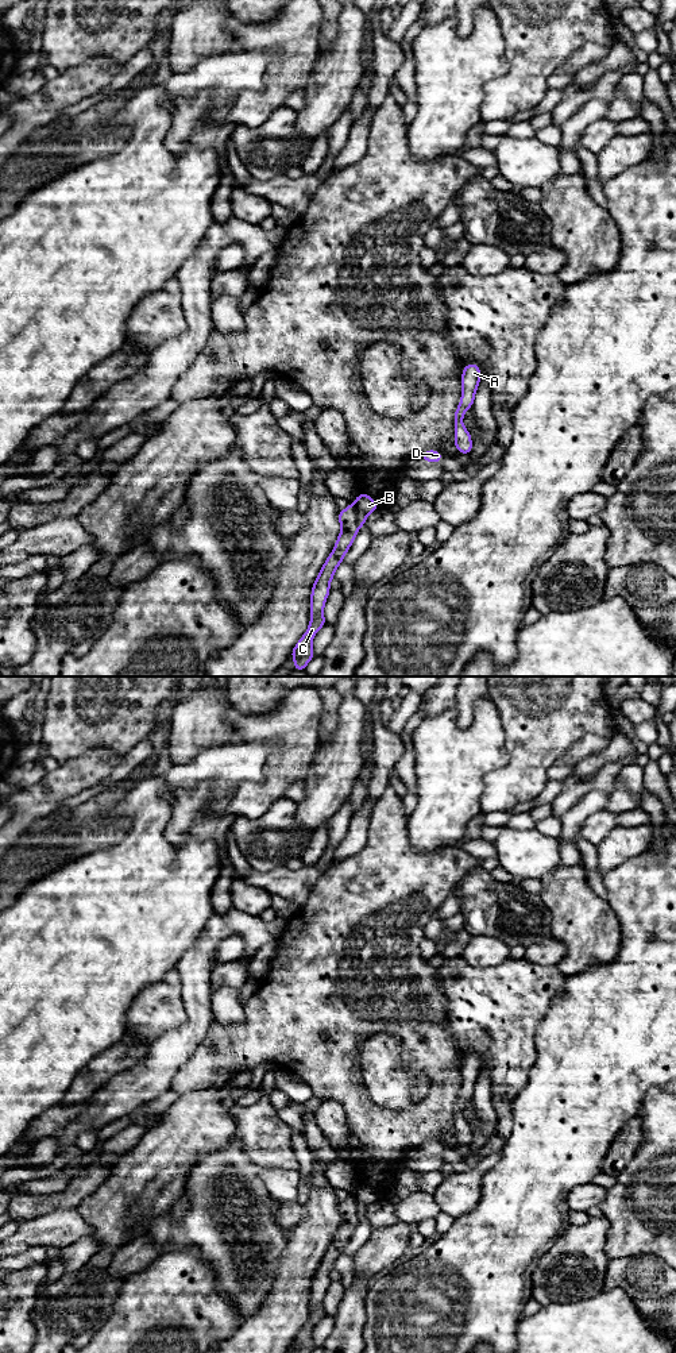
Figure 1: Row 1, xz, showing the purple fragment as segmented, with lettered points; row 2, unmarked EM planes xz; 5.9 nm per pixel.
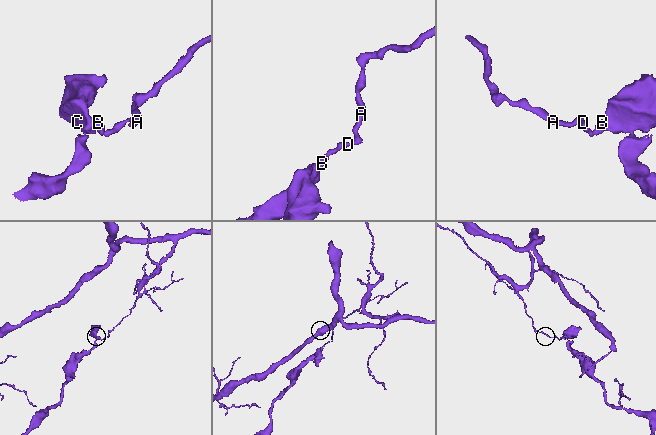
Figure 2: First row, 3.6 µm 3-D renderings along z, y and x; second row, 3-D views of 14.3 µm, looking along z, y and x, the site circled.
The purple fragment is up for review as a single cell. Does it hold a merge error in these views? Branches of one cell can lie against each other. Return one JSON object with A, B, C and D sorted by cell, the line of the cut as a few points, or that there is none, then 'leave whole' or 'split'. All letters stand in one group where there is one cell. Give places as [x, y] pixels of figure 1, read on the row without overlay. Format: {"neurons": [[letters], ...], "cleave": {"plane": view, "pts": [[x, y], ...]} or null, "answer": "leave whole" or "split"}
{"neurons": [["A", "B", "D"], ["C"]], "cleave": {"plane": "xz", "pts": [[351, 1195], [360, 1218]]}, "answer": "split"}

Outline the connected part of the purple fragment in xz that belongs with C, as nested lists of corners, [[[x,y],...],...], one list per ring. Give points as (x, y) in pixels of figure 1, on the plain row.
[[[352,1195],[343,1202],[339,1202],[337,1210],[341,1217],[341,1222],[332,1244],[313,1273],[310,1284],[310,1314],[306,1323],[291,1341],[290,1349],[293,1349],[294,1353],[310,1353],[316,1348],[312,1334],[314,1326],[327,1317],[324,1310],[324,1298],[331,1284],[329,1273],[335,1269],[336,1260],[343,1254],[343,1250],[351,1240],[360,1219],[358,1206]]]

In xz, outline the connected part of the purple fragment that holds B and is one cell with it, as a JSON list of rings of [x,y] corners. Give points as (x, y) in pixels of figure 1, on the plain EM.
[[[359,1184],[352,1196],[360,1219],[364,1218],[367,1207],[379,1200],[379,1195],[366,1184]]]

